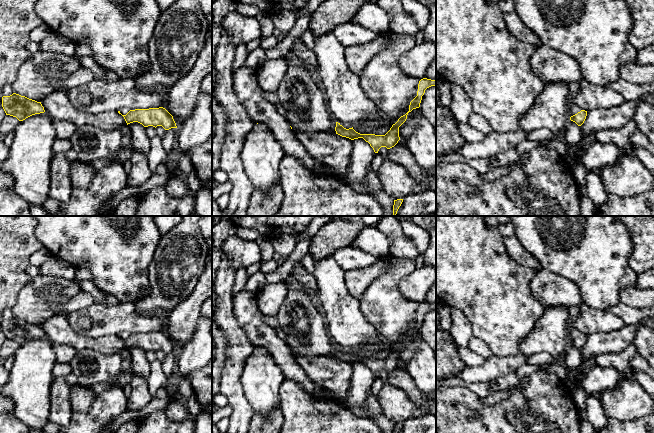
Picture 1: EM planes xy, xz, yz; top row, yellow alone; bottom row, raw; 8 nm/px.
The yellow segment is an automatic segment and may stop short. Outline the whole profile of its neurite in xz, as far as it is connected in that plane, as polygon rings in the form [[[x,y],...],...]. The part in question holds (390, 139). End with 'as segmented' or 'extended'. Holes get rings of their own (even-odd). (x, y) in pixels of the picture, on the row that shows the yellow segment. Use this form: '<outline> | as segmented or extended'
[[[423,78],[419,81],[417,96],[410,102],[409,111],[401,116],[385,135],[360,134],[356,132],[353,127],[346,129],[338,122],[336,122],[335,127],[336,134],[351,140],[363,138],[370,144],[375,153],[378,153],[381,147],[386,147],[387,149],[394,147],[400,140],[399,127],[406,121],[409,112],[420,107],[425,90],[431,86],[436,86],[436,80]]] | as segmented

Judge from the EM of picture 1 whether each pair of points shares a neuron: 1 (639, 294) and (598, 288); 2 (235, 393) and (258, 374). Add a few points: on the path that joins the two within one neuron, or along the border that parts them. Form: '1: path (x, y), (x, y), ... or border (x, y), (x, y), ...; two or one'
1: border (635, 285), (622, 288), (619, 291), (619, 301); two
2: border (242, 364), (240, 383), (244, 397), (251, 410); two

